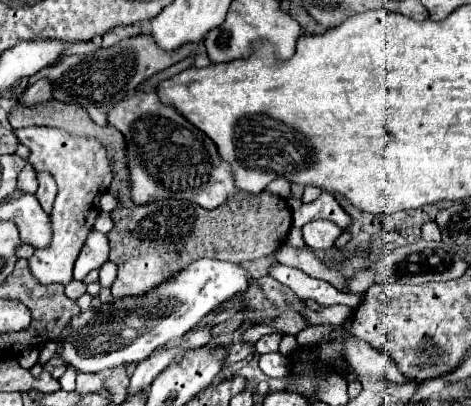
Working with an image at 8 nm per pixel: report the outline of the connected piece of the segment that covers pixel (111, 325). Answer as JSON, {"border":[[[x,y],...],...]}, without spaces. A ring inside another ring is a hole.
{"border":[[[202,258],[142,298],[122,298],[80,312],[62,332],[62,358],[78,372],[100,372],[122,364],[142,362],[156,348],[182,338],[186,332],[230,298],[248,290],[250,272],[234,262]]]}

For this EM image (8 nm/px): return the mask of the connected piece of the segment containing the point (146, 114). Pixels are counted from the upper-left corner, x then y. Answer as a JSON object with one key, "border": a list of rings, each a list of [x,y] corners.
{"border":[[[136,92],[120,100],[108,112],[108,124],[122,132],[126,140],[126,162],[130,176],[130,198],[136,204],[182,198],[206,210],[214,210],[232,198],[252,198],[238,190],[234,172],[218,154],[216,144],[174,106],[164,104],[156,92]]]}

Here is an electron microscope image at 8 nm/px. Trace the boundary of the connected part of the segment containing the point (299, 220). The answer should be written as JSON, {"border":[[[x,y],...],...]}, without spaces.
{"border":[[[322,192],[320,198],[316,198],[310,204],[302,204],[298,210],[292,212],[294,226],[304,226],[306,222],[318,220],[318,218],[332,220],[332,222],[336,222],[344,230],[350,224],[350,216],[342,210],[342,206],[336,202],[336,198],[330,192]]]}

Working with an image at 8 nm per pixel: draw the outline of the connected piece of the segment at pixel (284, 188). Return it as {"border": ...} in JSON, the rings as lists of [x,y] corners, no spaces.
{"border":[[[281,176],[272,181],[262,192],[268,192],[268,194],[280,196],[280,198],[288,198],[290,196],[290,182]]]}

